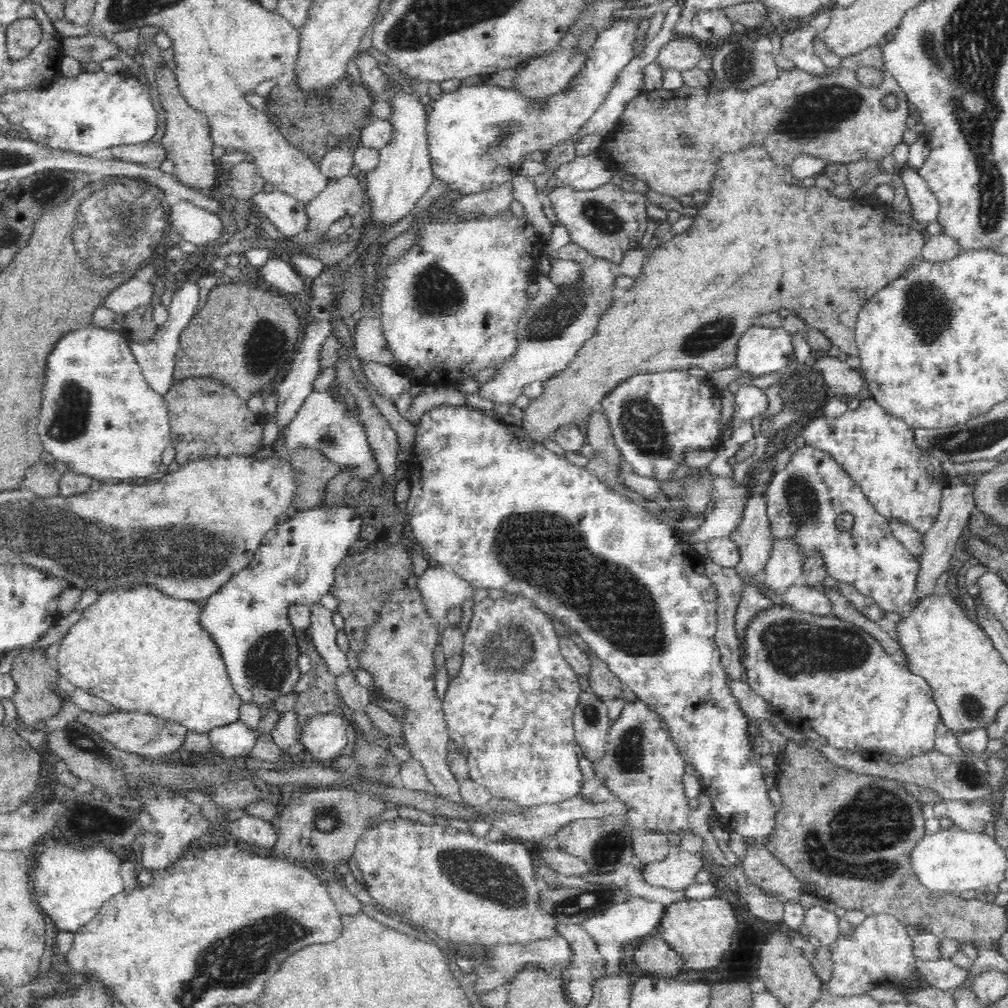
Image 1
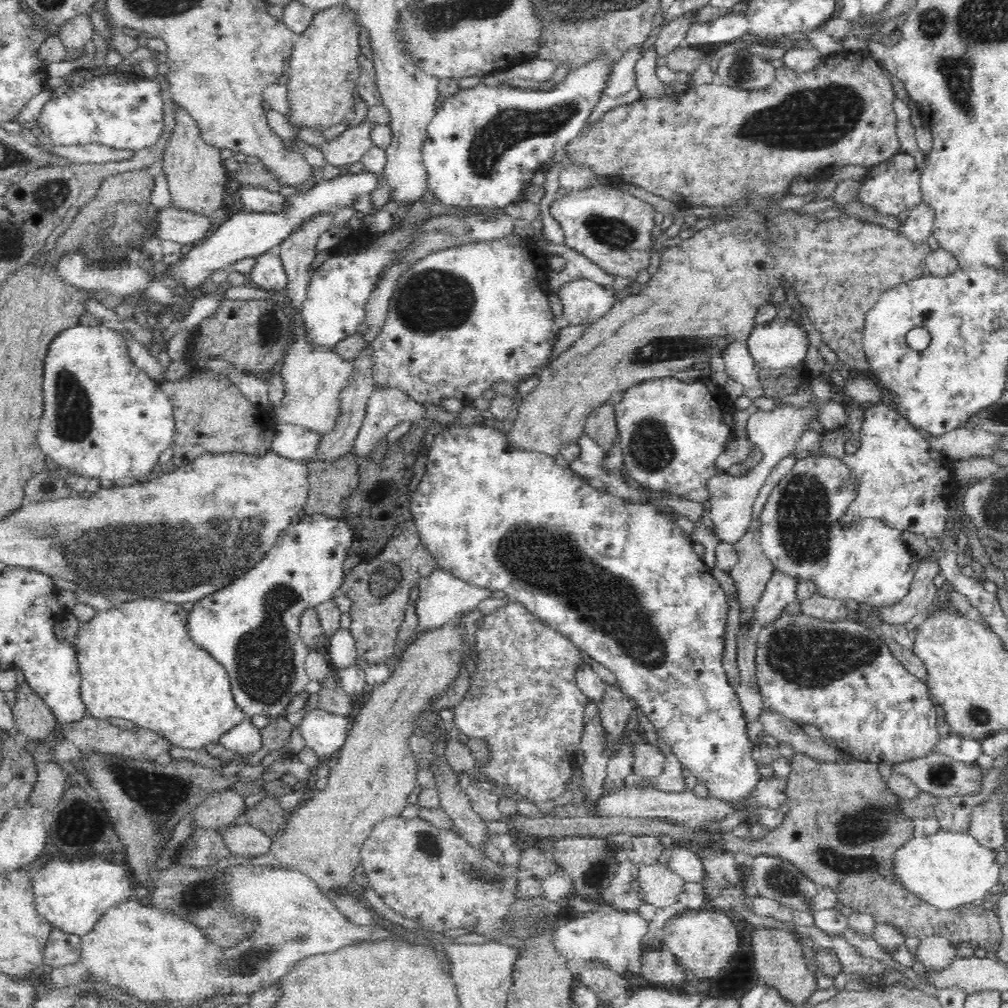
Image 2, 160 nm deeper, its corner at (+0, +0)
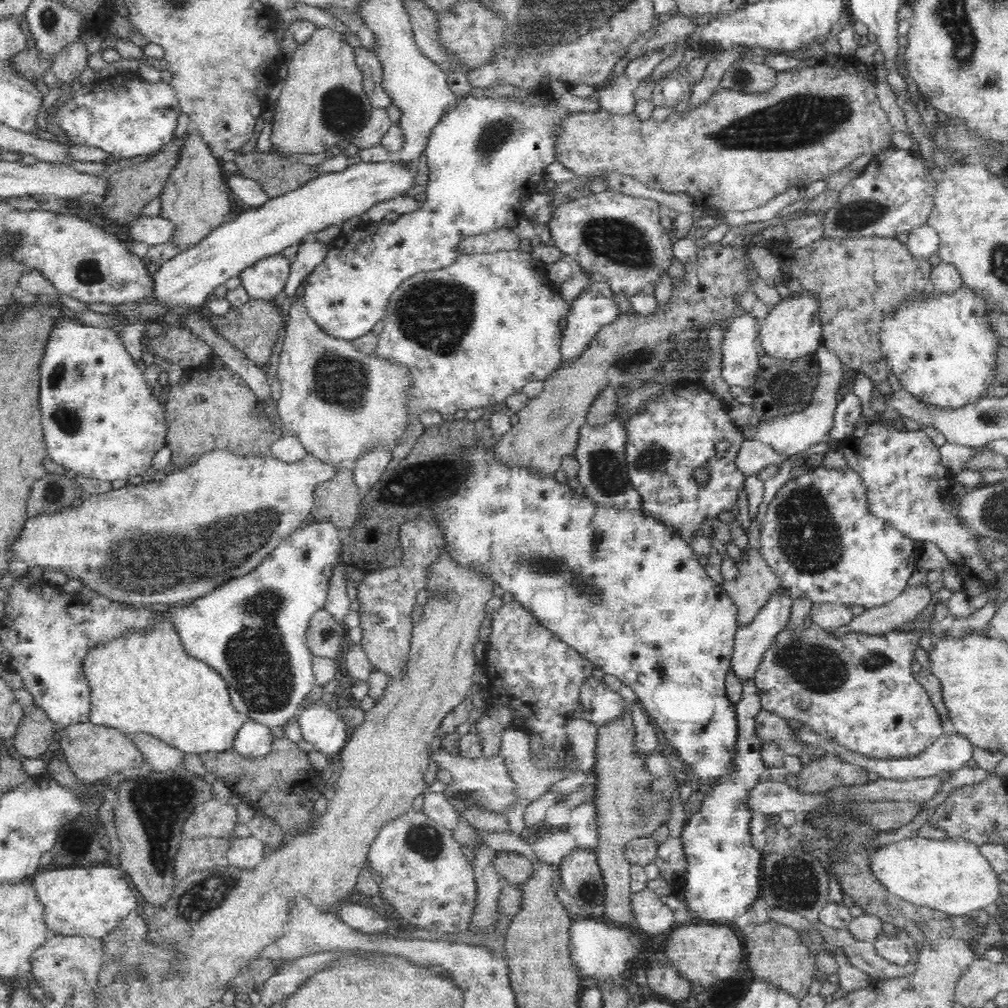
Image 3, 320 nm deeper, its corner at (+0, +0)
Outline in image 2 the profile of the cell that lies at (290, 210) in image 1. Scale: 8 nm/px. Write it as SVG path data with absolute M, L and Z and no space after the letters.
M241 186L238 195L247 212L281 214L289 208L289 200L279 192Z

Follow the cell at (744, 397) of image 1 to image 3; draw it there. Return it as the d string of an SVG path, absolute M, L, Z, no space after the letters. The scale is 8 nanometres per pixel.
M746 312L734 318L725 332L721 375L730 386L754 386L758 382L757 330L757 322Z

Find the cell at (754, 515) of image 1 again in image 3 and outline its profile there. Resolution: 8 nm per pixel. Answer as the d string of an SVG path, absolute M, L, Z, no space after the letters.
M754 546L745 548L737 565L736 576L724 580L722 585L737 607L738 625L746 626L772 592L781 586L781 580Z

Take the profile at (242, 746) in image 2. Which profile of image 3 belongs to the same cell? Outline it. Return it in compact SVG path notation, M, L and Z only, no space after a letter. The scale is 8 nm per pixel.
M247 718L234 737L232 750L246 759L264 758L272 748L273 738L269 726Z

